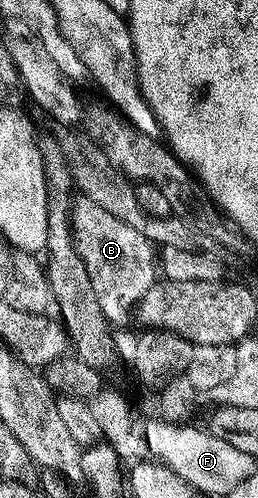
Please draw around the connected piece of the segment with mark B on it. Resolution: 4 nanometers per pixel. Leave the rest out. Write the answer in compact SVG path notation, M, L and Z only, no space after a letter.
M85 198L73 201L70 226L75 248L87 267L88 278L91 279L93 290L96 290L97 301L106 319L114 326L124 323L129 316L131 319L132 311L156 283L155 245L128 226L127 222L113 217L96 202Z

